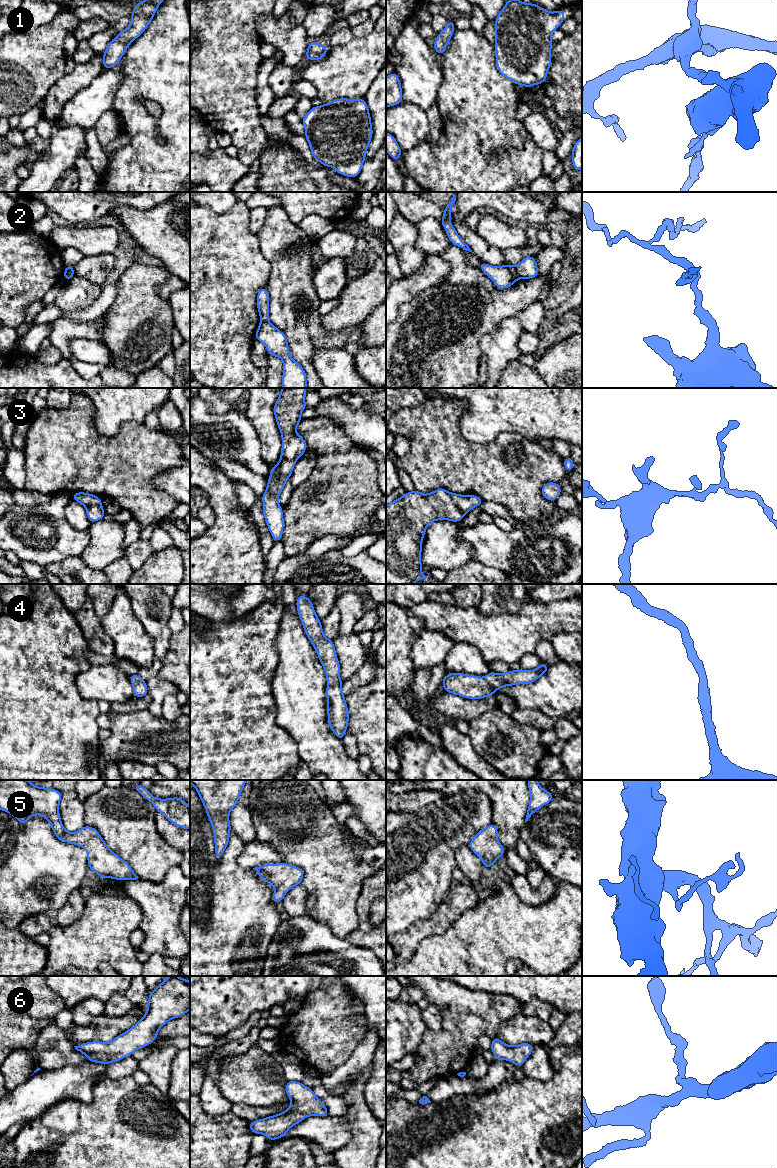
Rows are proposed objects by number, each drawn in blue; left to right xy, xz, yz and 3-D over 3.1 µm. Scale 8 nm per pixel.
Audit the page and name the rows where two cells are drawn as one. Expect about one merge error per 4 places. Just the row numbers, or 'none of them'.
2

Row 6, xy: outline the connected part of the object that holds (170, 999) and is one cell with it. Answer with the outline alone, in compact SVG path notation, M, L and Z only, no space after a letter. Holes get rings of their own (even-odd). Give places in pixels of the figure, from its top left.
M169 976L149 993L147 1012L130 1029L116 1036L110 1043L86 1042L74 1046L90 1062L109 1065L131 1056L137 1049L153 1043L158 1030L168 1021L190 1010L190 982Z

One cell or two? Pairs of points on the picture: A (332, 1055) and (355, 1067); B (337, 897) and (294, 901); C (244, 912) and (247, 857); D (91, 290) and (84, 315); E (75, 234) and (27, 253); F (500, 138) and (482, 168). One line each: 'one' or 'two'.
A: two
B: two
C: two
D: two
E: two
F: one

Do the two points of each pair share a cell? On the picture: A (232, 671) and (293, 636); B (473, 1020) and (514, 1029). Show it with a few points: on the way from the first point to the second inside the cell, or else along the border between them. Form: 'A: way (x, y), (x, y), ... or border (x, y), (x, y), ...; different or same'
A: border (281, 623), (276, 638), (278, 662), (275, 670); different
B: border (516, 1017), (504, 1020), (498, 1027), (495, 1035); different

